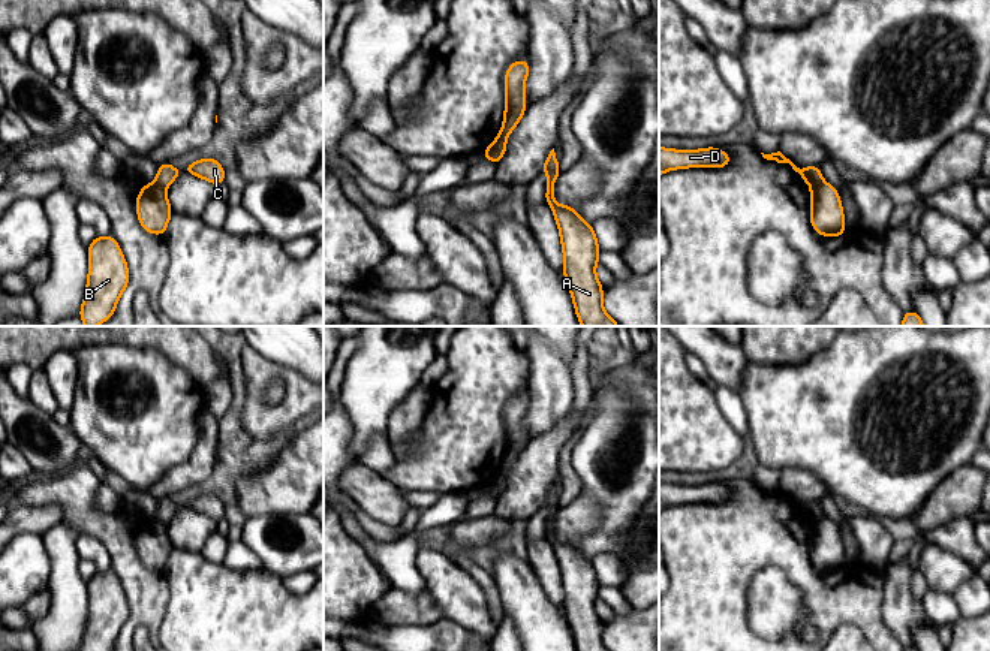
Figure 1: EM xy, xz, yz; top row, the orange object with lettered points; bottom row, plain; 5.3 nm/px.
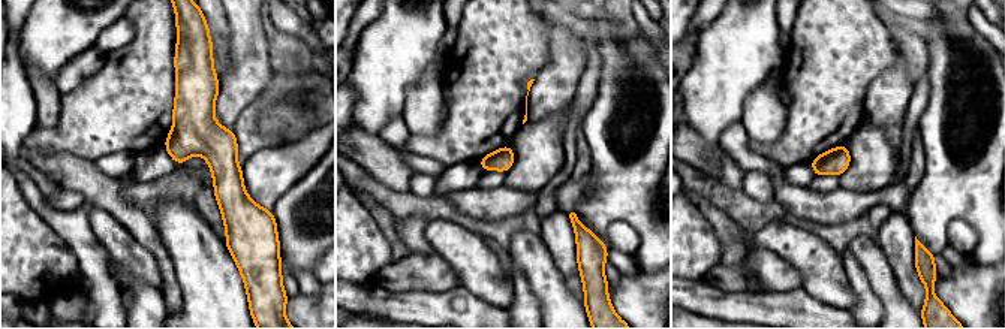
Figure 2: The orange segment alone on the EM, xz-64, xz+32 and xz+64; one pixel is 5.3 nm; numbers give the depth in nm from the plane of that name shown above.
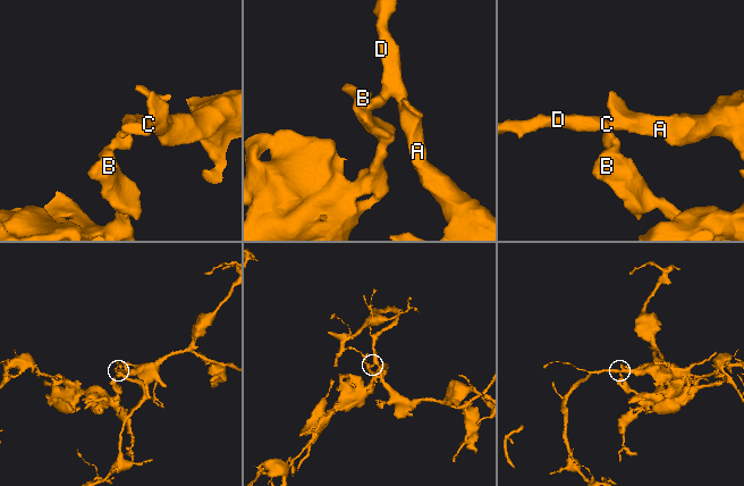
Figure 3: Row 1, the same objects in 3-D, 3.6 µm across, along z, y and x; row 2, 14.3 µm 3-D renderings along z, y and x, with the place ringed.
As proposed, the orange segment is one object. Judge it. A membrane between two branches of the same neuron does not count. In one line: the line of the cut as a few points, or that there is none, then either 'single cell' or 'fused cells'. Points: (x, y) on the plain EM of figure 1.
cut xz (490, 481), (499, 494); fused cells

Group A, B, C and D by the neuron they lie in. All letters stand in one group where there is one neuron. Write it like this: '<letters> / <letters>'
A C D / B

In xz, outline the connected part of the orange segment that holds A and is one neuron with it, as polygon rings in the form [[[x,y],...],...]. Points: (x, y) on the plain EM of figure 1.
[[[554,483],[548,489],[542,507],[548,510],[545,539],[554,548],[560,567],[565,617],[577,651],[608,651],[602,641],[604,621],[595,609],[601,584],[593,563],[571,540],[554,537],[554,516],[560,510]]]

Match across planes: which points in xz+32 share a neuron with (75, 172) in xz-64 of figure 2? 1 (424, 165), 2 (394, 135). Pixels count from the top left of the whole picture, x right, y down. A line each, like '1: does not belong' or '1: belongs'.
1: does not belong
2: does not belong

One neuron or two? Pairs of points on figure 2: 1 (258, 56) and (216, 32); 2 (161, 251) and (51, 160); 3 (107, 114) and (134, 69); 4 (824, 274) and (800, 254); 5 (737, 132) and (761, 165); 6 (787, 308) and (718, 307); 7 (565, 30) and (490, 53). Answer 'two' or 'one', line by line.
1: two
2: one
3: one
4: one
5: one
6: one
7: two

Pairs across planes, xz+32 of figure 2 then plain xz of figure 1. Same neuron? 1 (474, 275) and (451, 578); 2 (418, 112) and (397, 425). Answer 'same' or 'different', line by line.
1: same
2: same

